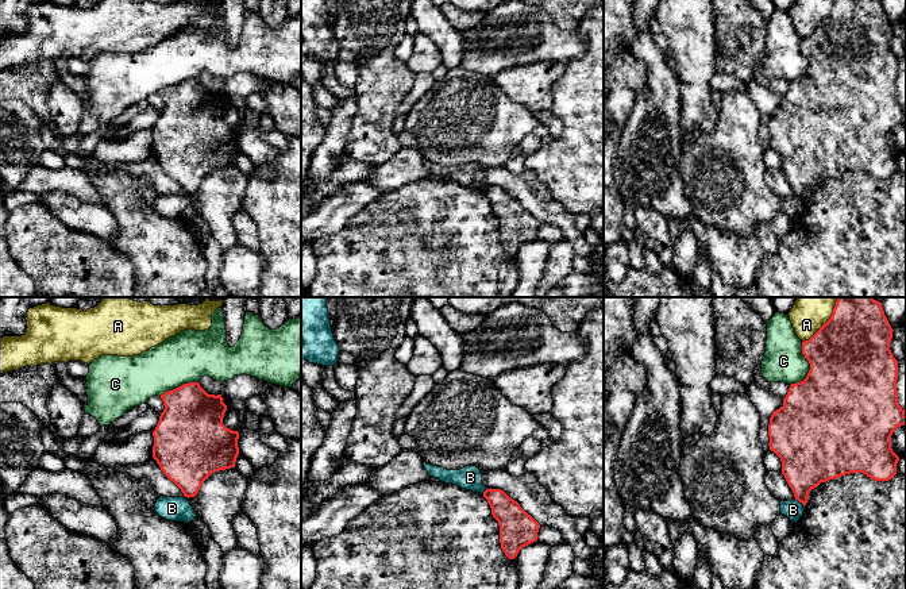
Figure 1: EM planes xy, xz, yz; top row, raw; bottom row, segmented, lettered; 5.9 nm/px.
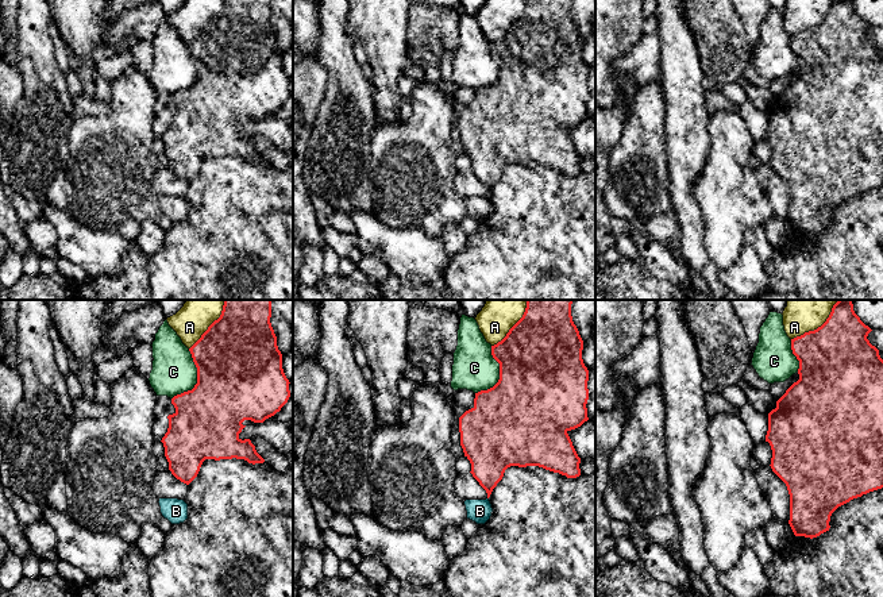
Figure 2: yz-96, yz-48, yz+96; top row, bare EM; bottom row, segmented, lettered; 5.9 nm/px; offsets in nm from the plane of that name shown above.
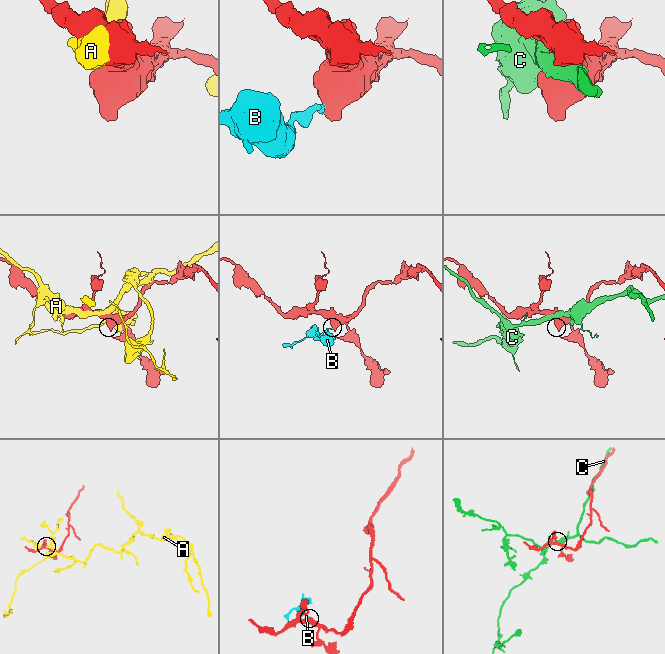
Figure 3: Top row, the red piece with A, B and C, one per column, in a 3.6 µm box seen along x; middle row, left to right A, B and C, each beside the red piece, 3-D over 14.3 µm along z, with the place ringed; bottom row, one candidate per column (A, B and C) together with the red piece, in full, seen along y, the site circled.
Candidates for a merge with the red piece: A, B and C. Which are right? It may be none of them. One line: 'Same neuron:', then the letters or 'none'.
Same neuron: none

